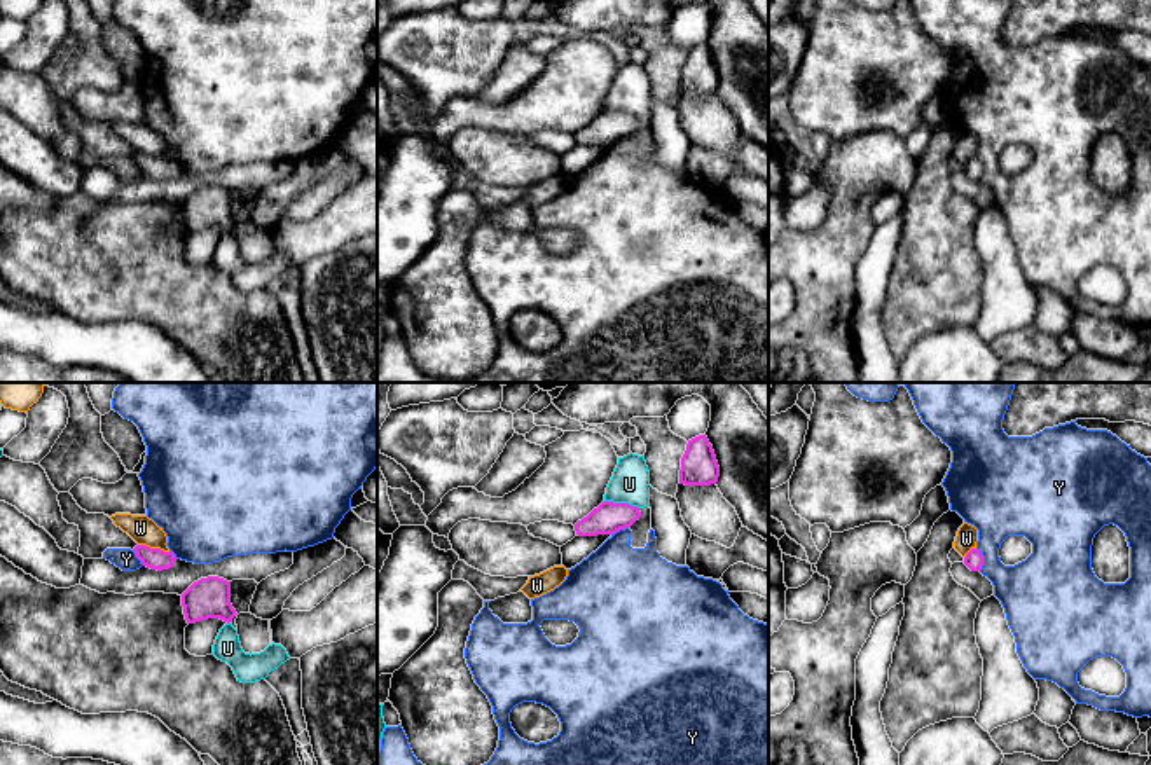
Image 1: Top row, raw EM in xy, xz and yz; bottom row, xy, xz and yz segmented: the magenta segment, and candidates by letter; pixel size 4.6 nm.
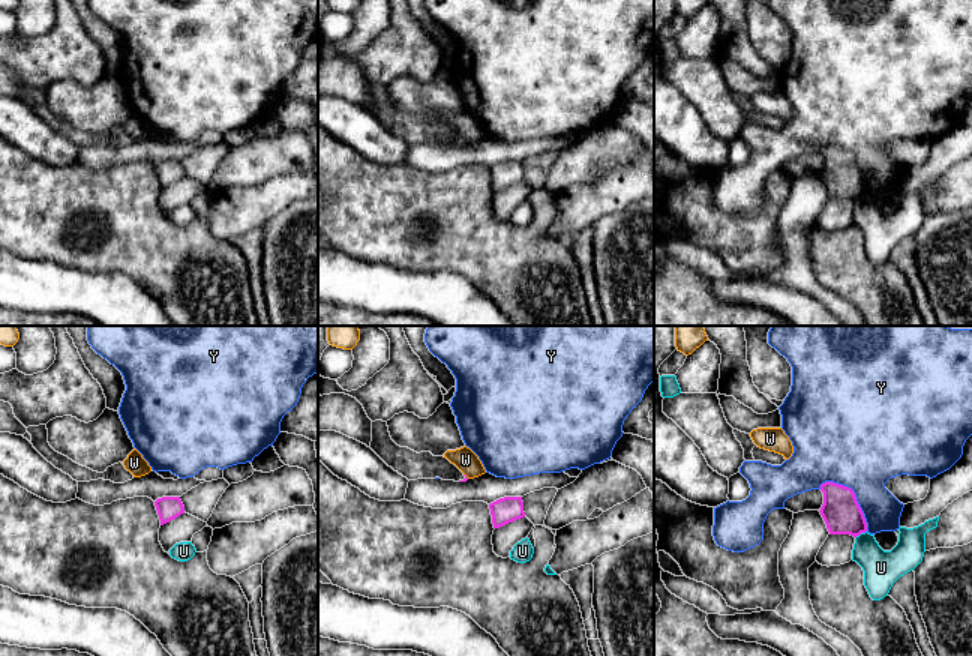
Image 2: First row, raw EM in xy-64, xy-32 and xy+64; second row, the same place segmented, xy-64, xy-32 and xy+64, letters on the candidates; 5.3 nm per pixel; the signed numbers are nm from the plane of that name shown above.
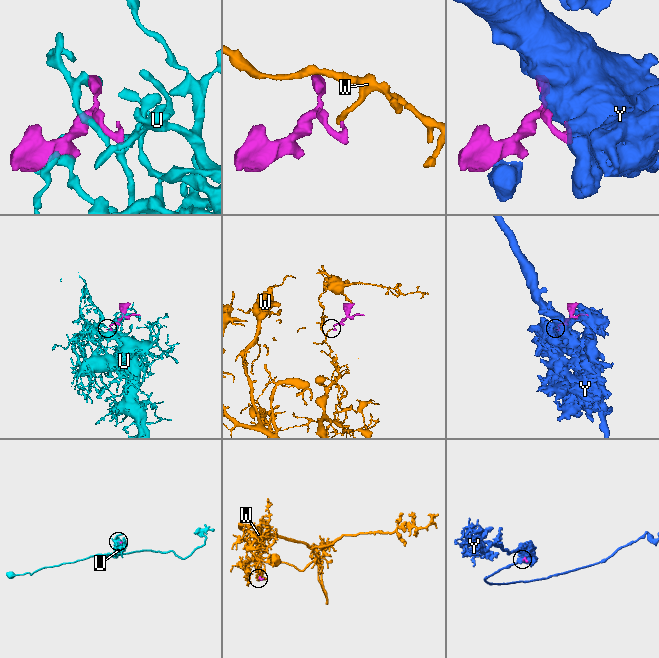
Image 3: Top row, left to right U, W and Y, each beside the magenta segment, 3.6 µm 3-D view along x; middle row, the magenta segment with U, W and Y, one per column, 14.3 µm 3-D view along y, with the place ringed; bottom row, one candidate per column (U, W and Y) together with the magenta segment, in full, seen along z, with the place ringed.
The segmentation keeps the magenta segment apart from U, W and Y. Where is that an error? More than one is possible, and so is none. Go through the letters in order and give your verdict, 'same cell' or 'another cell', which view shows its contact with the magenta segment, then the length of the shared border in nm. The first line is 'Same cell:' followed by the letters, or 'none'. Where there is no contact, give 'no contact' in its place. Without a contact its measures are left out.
Same cell: none
U: another cell | xz | 170 nm
W: another cell | xy | 160 nm
Y: another cell | yz | 110 nm

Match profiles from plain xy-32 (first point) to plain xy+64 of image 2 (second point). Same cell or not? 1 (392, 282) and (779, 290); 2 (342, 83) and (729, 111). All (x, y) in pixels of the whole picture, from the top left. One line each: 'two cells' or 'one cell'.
1: one cell
2: one cell

